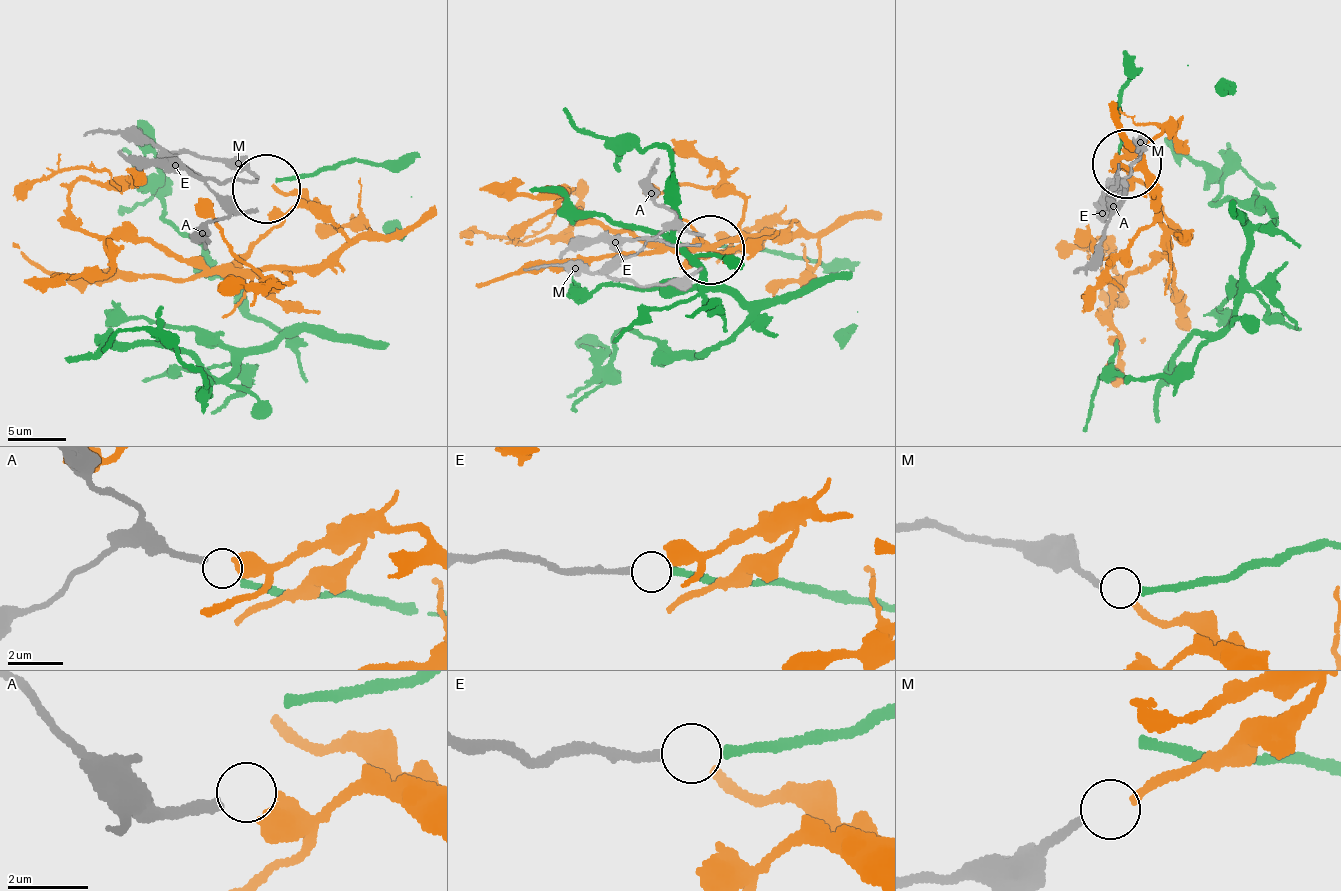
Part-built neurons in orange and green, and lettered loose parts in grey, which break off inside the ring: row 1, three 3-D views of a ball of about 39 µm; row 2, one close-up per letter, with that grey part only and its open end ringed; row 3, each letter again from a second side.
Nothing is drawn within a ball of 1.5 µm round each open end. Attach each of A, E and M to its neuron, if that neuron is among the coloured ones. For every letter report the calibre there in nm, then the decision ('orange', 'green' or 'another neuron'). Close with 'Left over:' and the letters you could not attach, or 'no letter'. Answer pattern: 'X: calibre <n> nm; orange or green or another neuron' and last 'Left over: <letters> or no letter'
A: calibre 240 nm; another neuron
E: calibre 200 nm; green
M: calibre 240 nm; orange
Left over: A

